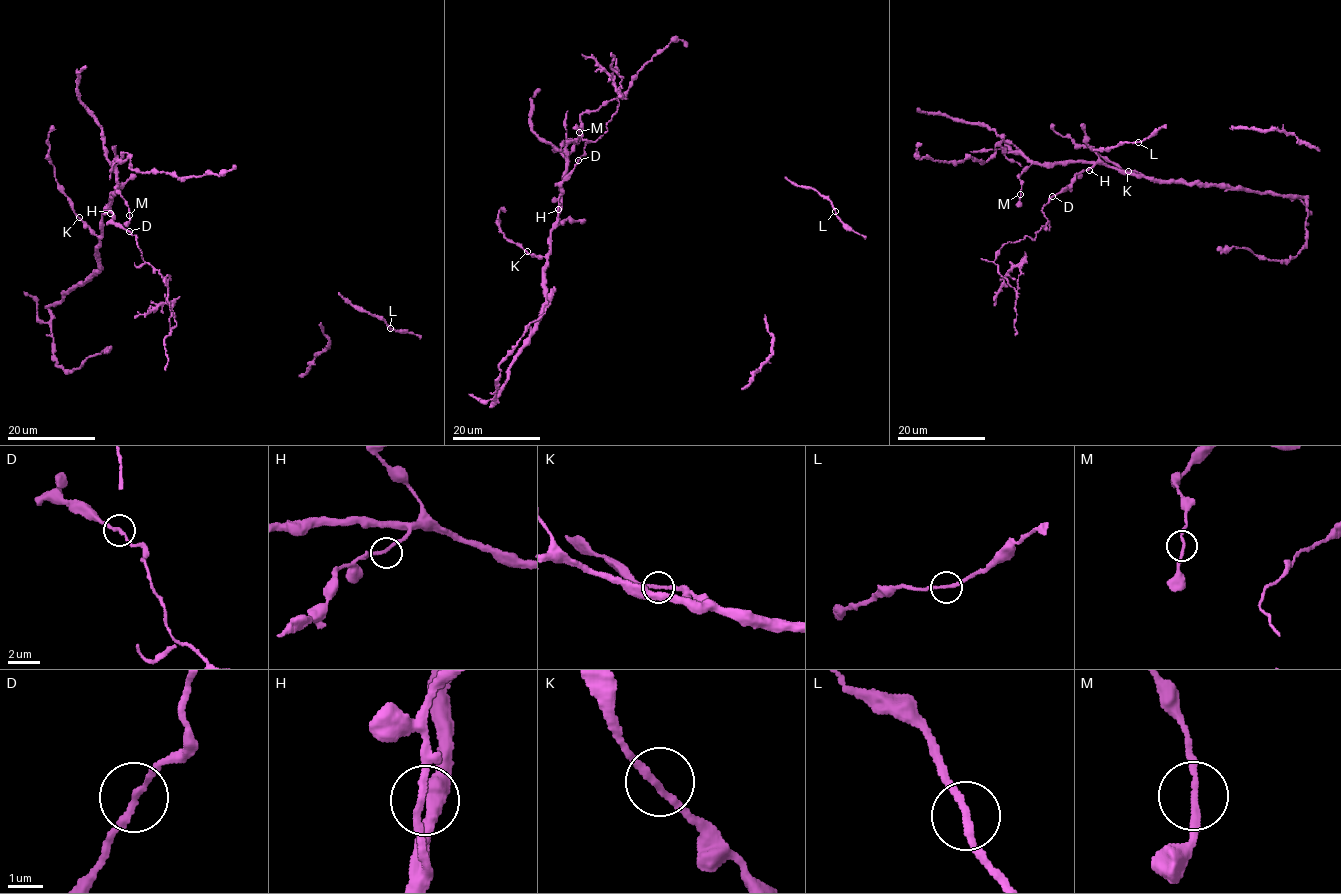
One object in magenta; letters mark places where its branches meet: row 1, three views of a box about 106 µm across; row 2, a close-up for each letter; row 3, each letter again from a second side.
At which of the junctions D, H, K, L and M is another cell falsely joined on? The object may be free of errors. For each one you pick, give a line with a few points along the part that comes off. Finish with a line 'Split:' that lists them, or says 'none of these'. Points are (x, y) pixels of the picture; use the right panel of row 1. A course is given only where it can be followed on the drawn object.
D: course (1052, 196), (1036, 237), (1000, 250), (997, 272), (1016, 290), (1021, 263), (994, 306)
Split: D

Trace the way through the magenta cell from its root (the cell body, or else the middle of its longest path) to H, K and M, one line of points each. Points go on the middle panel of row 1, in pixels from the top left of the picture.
H: (546, 262), (551, 230), (559, 218), (558, 209)
K: (546, 262), (546, 258), (527, 251)
M: (546, 262), (551, 230), (561, 202), (561, 183), (567, 160), (566, 146), (578, 138), (579, 132)

